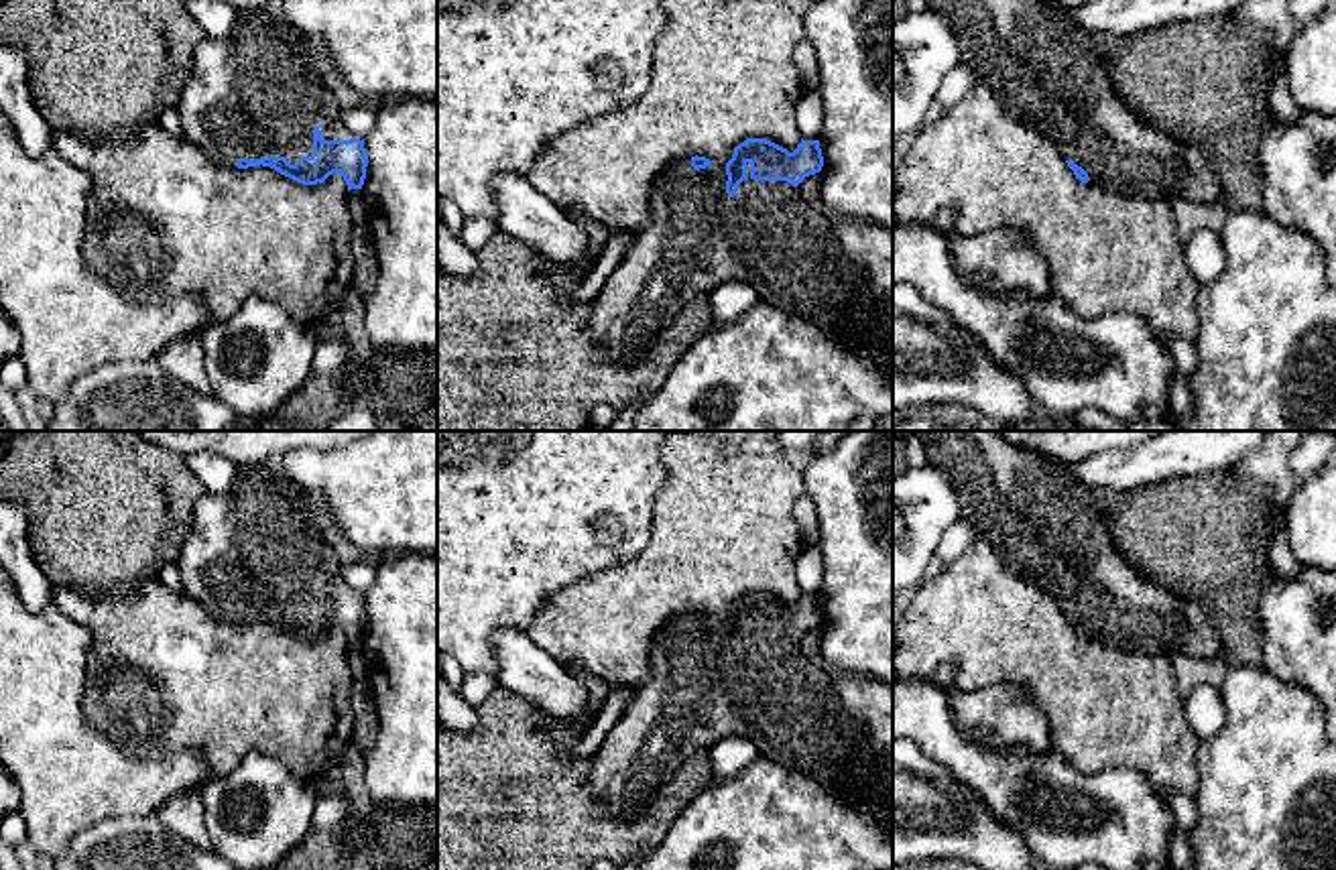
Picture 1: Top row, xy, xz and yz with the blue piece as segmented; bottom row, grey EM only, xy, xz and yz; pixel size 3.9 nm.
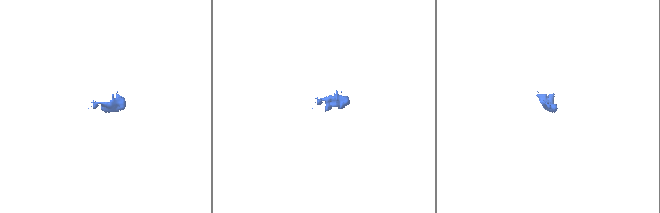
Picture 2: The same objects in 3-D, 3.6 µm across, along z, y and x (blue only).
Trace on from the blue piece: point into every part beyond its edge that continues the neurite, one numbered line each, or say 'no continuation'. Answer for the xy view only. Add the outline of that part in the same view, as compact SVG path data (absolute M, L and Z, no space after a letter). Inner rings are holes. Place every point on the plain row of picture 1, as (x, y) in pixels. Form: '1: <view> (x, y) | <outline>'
1: xy (251, 549) | M266 463L240 468L226 492L205 492L193 506L191 531L177 559L183 592L224 622L260 612L285 612L295 620L313 610L315 583L323 596L350 596L342 561L313 526L307 494Z

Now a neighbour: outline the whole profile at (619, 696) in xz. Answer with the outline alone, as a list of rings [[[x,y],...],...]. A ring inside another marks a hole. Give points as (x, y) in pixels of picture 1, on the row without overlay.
[[[612,685],[598,718],[592,722],[588,734],[582,736],[580,742],[569,748],[569,756],[592,758],[604,744],[614,724],[622,718],[632,695],[634,689],[628,685]]]

